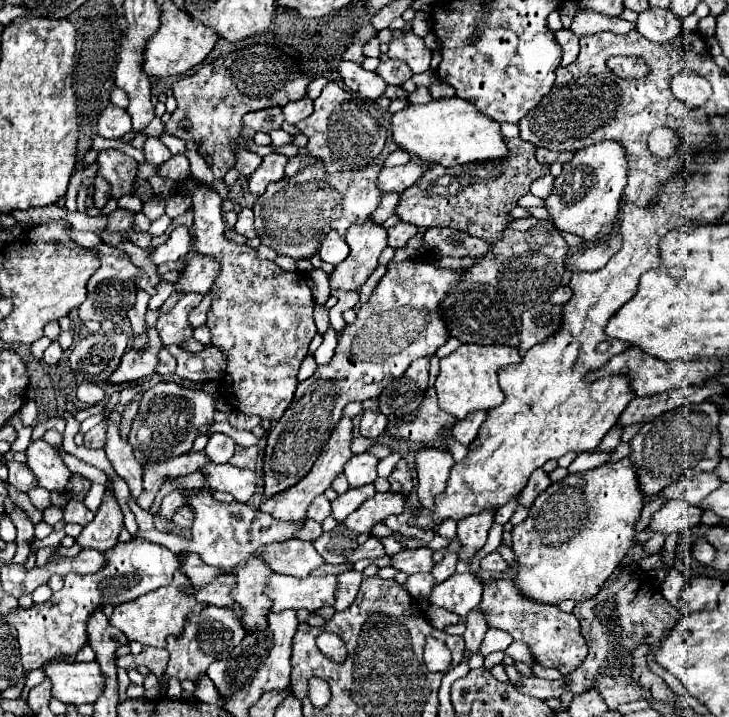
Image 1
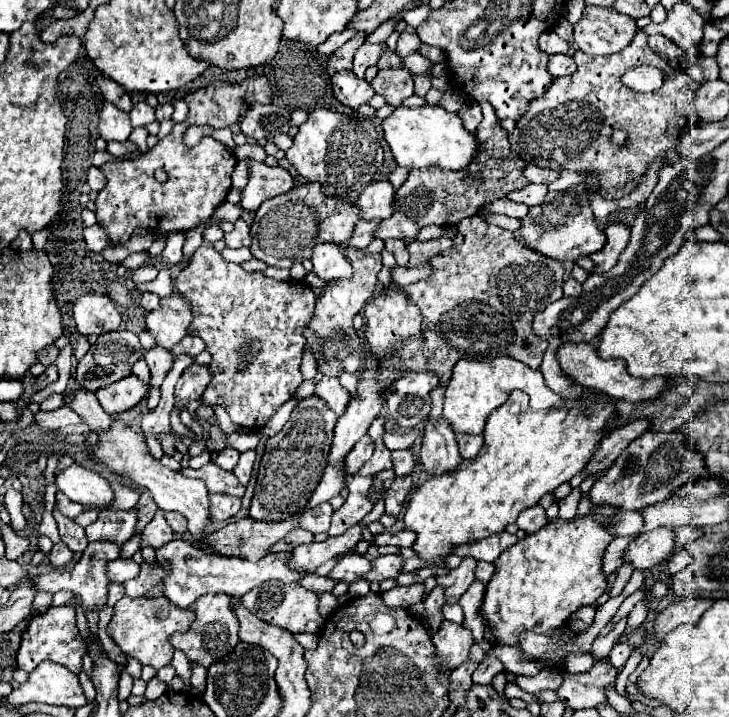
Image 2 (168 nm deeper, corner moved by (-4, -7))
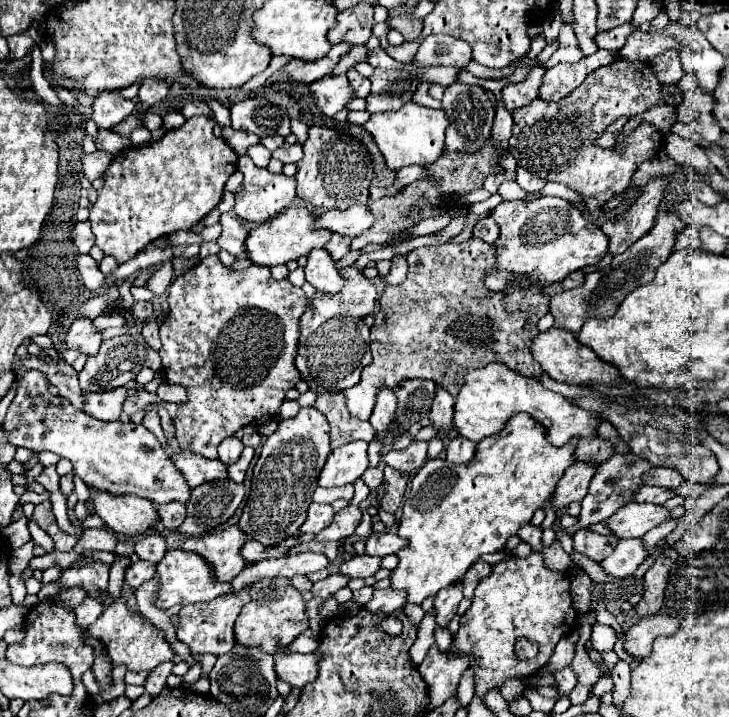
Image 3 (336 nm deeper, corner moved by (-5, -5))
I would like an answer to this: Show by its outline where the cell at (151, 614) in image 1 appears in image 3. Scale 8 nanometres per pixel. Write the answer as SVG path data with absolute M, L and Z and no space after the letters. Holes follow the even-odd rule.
M120 598L112 606L108 606L102 616L88 628L92 636L102 640L102 644L108 650L108 656L112 658L114 664L126 664L128 670L152 670L162 662L172 660L174 650L170 642L164 638L164 632L156 628L148 618L144 618L140 612L134 612L128 608L126 600Z

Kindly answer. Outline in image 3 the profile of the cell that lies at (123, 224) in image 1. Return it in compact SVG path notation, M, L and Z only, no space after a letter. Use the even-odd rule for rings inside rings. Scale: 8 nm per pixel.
M78 222L74 228L74 244L80 250L80 254L88 254L90 248L94 246L94 234L90 222Z

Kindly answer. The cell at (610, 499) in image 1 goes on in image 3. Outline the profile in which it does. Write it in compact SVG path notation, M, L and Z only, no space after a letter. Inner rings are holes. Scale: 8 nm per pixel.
M532 552L528 558L510 556L492 566L490 576L476 586L472 606L460 618L460 630L454 634L452 652L472 654L478 660L476 694L484 696L490 688L502 686L506 678L530 676L542 668L554 652L558 640L570 634L576 626L576 610L572 608L570 580L566 574L550 570L544 564L542 552ZM528 638L540 646L536 658L520 660L516 656L516 640Z

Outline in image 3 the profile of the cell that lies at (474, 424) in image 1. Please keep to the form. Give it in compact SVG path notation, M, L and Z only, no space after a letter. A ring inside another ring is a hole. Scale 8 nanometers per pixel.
M456 436L450 440L446 448L446 460L448 462L470 462L476 452L476 444L472 440L464 440L464 436Z

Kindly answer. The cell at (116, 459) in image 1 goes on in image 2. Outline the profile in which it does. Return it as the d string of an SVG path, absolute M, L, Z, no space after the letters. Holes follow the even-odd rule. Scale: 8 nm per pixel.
M73 390L65 396L65 404L83 418L85 424L89 424L91 430L107 430L113 422L113 418L103 412L93 392L87 390Z

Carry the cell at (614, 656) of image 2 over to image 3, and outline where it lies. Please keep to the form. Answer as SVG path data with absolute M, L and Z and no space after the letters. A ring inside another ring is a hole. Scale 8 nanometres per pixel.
M596 624L592 630L592 648L598 652L608 652L616 644L616 632L612 626Z

